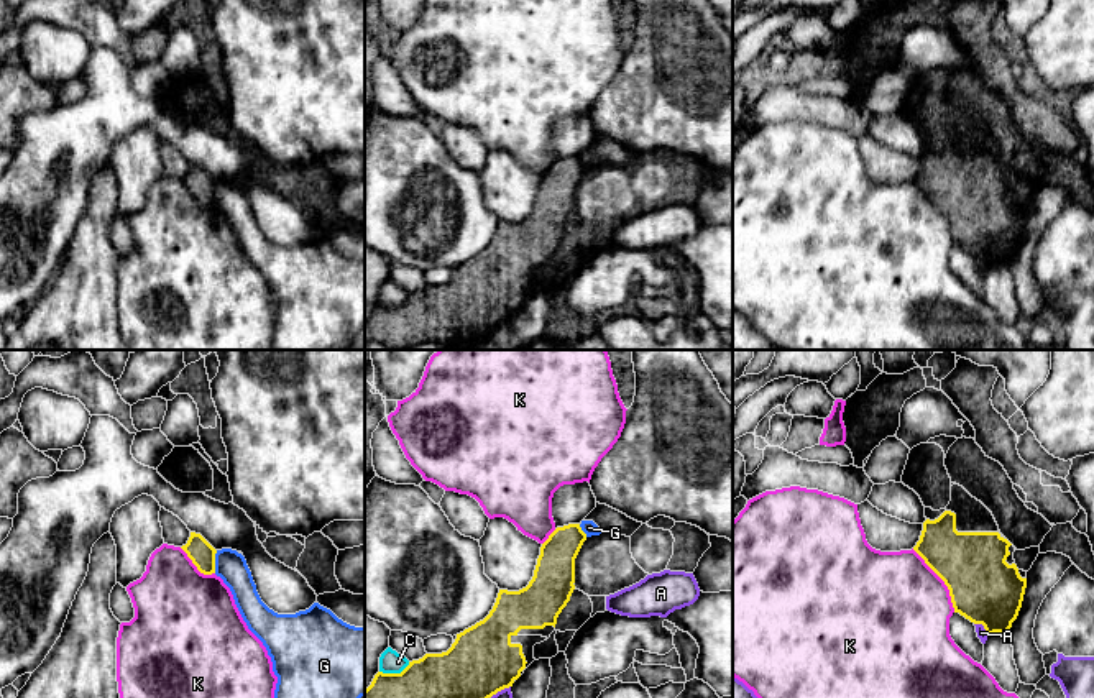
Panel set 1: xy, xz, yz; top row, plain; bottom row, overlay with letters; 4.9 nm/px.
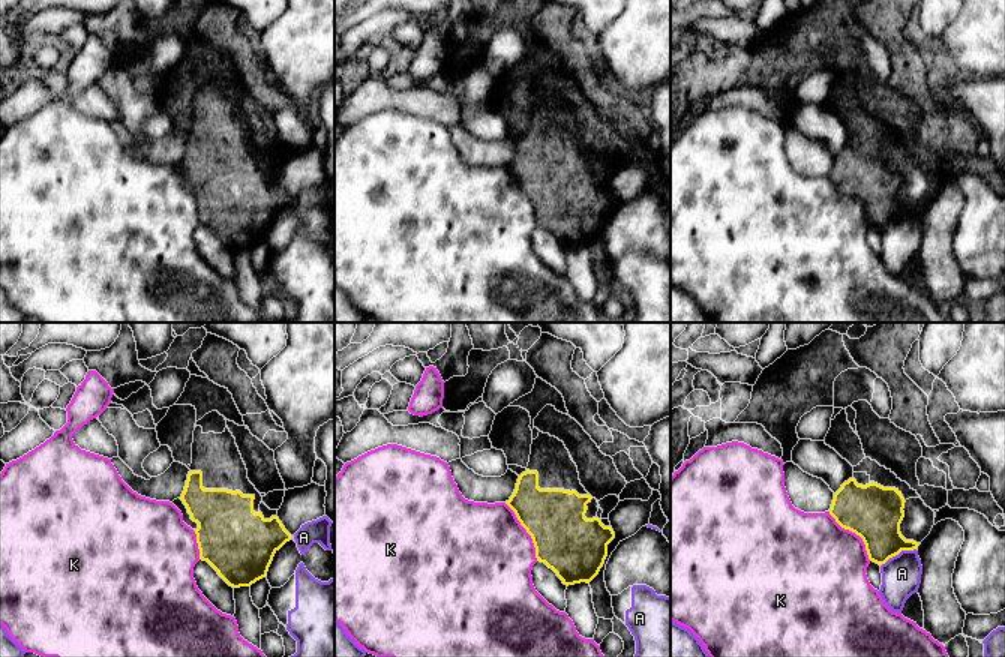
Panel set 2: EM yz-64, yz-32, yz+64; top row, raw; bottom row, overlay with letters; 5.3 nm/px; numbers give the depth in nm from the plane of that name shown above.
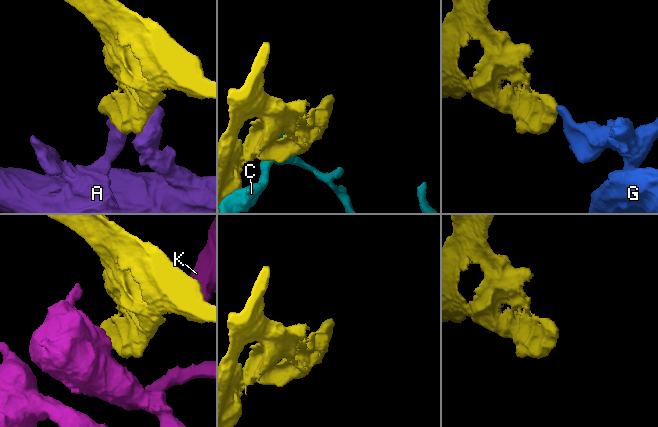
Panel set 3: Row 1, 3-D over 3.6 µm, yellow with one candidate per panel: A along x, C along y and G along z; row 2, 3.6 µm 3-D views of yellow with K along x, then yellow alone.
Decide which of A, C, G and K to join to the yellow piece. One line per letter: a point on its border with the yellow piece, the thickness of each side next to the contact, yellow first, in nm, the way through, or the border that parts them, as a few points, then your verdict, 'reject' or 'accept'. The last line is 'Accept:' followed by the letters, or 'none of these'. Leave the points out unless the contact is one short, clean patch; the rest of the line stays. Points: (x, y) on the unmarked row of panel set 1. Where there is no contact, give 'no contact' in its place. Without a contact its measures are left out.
A: contact xz (490, 329); calibres 340 and 190 nm; reject
C: contact xz (395, 306); calibres 280 and 110 nm; reject
G: contact xy (214, 194); calibres 120 and 150 nm; border xy (217, 183), (214, 204); reject
K: contact yz (942, 211); calibres 340 and 480 nm; border yz (912, 181), (943, 214), (955, 243); reject
Accept: none of these

